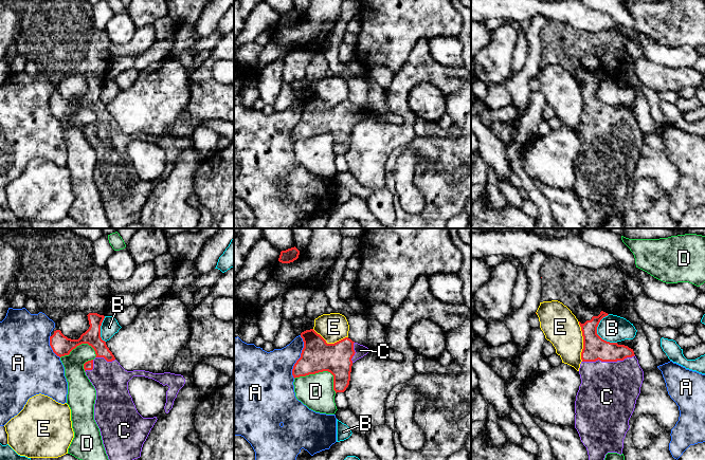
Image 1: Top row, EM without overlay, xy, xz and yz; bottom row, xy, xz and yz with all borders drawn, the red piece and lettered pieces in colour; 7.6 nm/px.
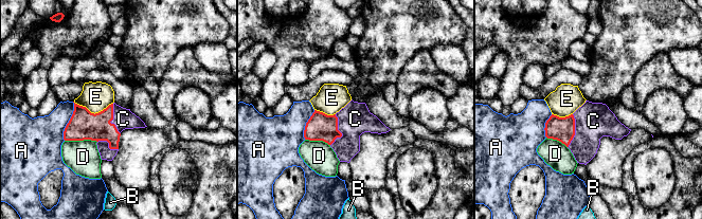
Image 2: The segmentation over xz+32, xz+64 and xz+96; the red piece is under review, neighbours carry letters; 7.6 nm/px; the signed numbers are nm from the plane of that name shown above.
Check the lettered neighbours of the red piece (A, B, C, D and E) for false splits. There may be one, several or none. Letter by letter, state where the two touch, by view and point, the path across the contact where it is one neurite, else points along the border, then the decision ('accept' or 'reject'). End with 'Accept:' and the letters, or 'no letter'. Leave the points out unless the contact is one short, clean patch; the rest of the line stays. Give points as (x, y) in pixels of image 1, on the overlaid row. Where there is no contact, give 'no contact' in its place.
A: xz (301, 356) | reject
B: yz (596, 332) | along yz (609, 314), (600, 320), (597, 333), (602, 338), (616, 343) | reject
C: yz (608, 361) | accept
D: xz (322, 371) | reject
E: yz (583, 342) | reject
Accept: C

